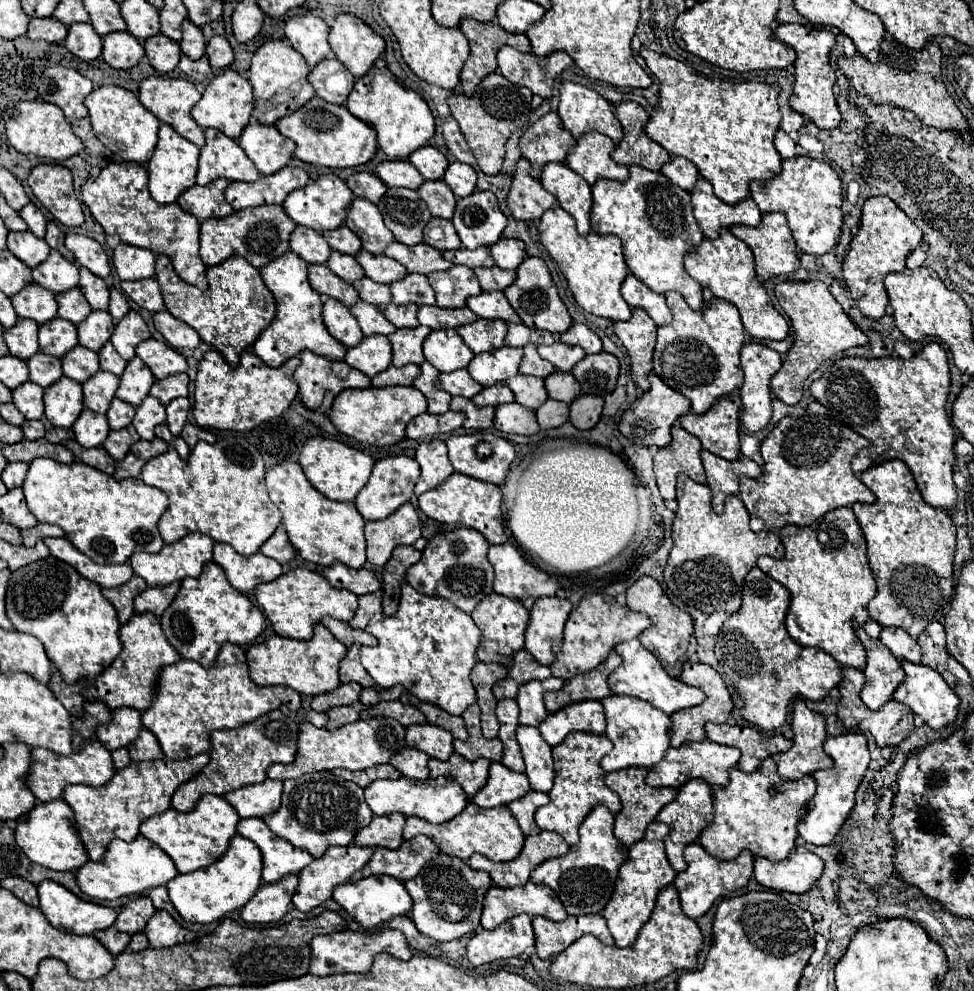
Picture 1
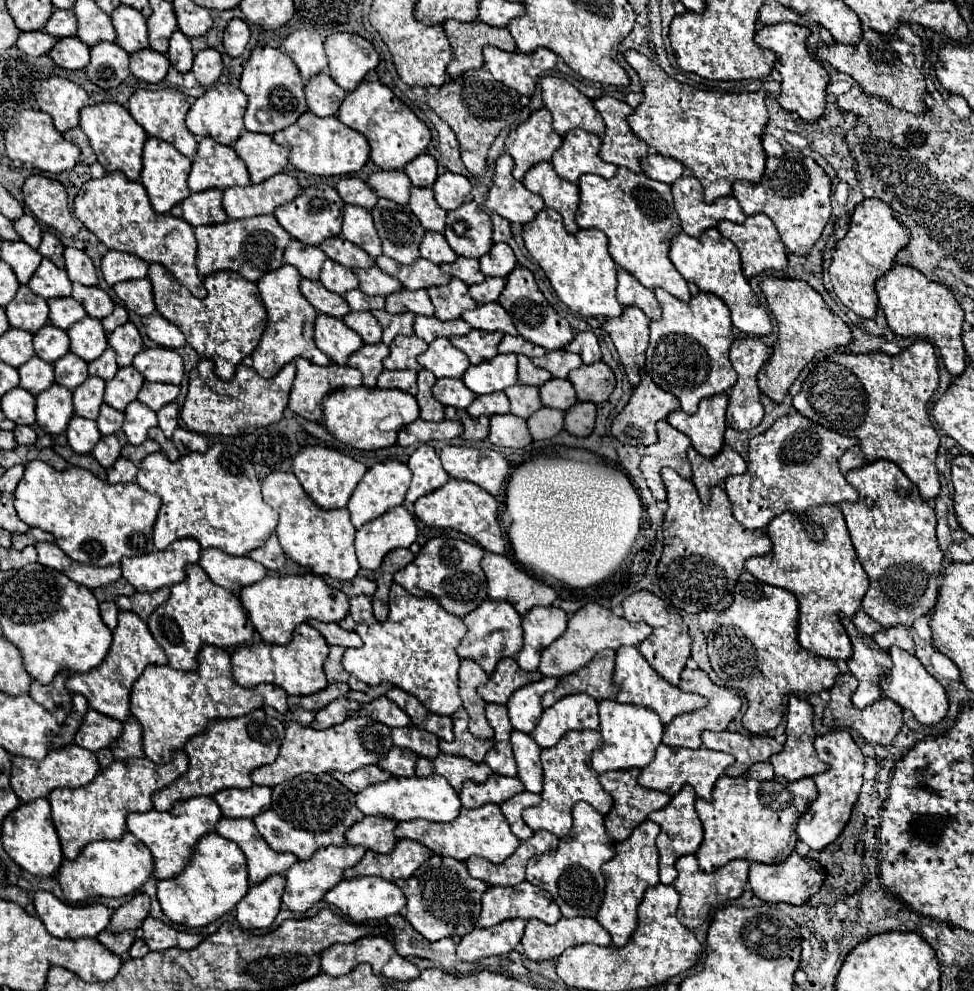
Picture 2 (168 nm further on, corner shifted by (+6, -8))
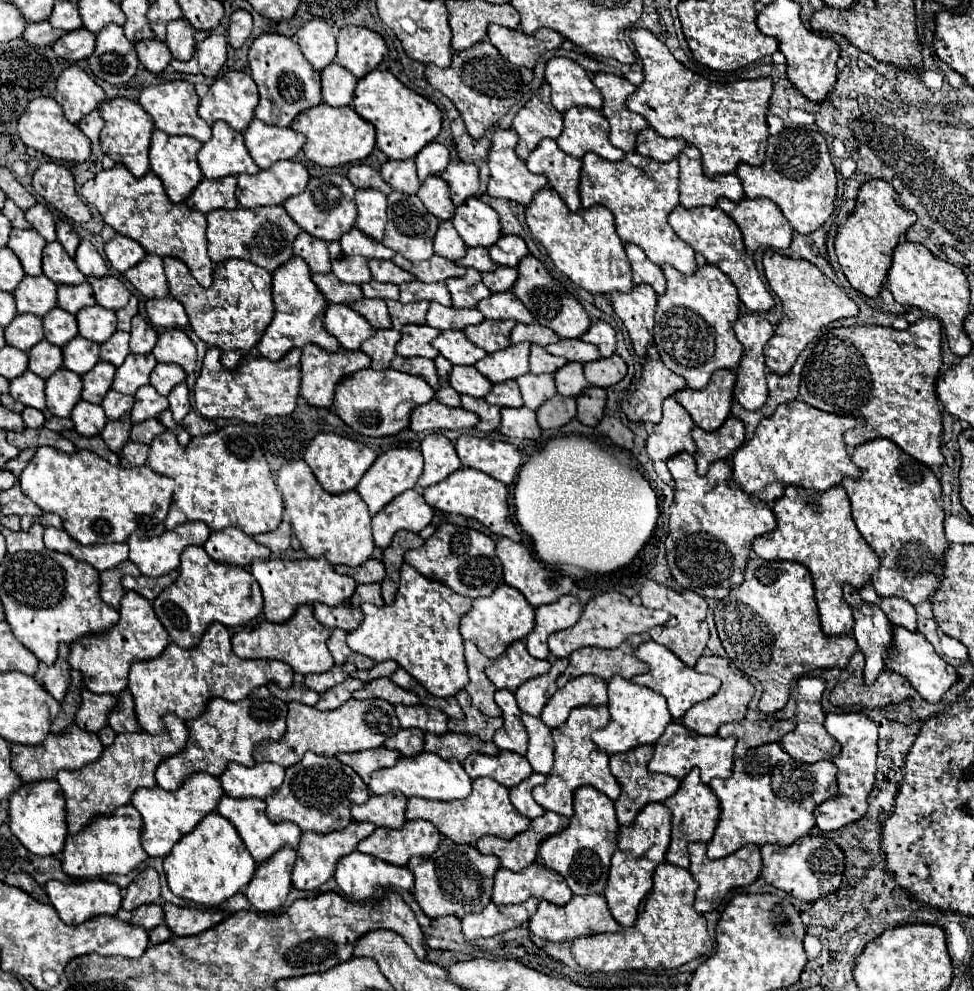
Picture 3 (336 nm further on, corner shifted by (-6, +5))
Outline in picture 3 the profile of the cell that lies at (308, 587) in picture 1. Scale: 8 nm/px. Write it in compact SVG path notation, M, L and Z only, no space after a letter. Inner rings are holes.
M267 558L257 560L249 566L251 574L255 576L257 584L263 592L263 614L269 622L285 622L293 616L295 608L299 604L313 604L323 602L329 606L339 606L343 600L347 600L355 588L357 582L349 576L341 576L333 570L333 566L325 558L305 558L305 560L287 560L287 558Z

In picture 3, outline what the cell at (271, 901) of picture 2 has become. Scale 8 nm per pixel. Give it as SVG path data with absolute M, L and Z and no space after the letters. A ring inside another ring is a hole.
M283 846L277 854L273 854L273 858L257 864L255 876L245 890L245 896L255 910L273 912L287 900L295 858L295 850L291 846Z

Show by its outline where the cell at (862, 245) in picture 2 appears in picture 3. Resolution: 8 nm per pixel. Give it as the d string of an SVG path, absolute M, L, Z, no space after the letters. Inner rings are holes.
M885 180L865 182L859 188L855 202L855 210L845 220L845 224L839 226L835 236L835 254L849 284L861 294L875 298L887 278L893 248L899 242L899 236L915 222L915 214L899 206L893 186Z

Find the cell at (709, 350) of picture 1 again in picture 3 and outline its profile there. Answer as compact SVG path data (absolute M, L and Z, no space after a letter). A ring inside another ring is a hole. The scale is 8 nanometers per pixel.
M669 264L661 270L667 278L667 292L657 298L653 328L655 346L665 366L683 376L689 388L705 388L715 370L737 368L743 356L743 346L733 332L733 324L739 318L737 290L733 282L711 264L697 268L691 276L681 274Z

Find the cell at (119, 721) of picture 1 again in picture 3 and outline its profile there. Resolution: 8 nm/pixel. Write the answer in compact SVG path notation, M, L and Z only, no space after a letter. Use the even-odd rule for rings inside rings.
M89 690L81 692L81 706L75 714L75 724L87 732L99 732L107 726L109 712L115 708L117 698L111 694L93 694Z

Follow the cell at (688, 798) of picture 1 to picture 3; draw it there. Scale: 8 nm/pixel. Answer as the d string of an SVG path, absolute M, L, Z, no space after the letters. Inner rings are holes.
M691 770L683 780L679 790L667 798L663 802L671 812L673 812L673 834L671 834L671 846L665 854L665 860L669 864L681 866L681 868L689 868L689 852L687 852L687 844L689 842L709 842L715 834L717 822L719 822L719 814L721 814L721 806L717 802L717 796L709 790L707 784L701 782L699 778L699 770Z

